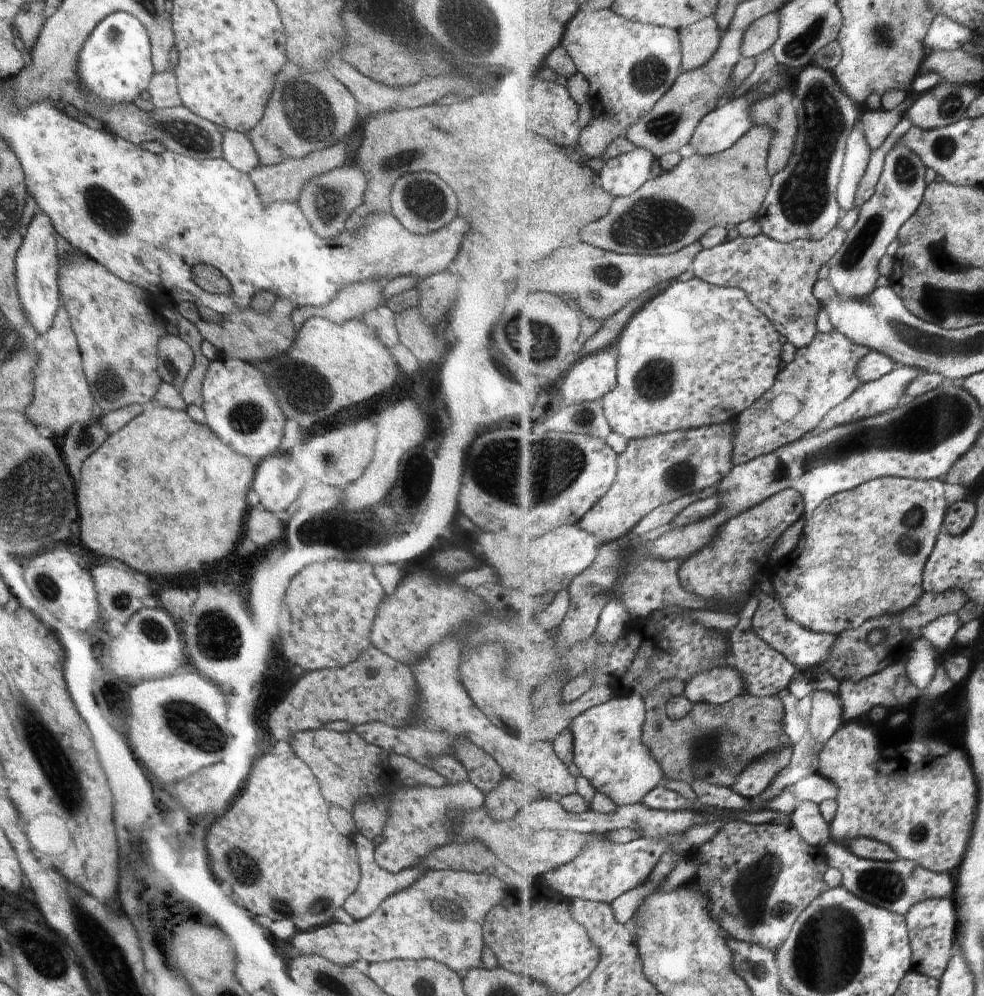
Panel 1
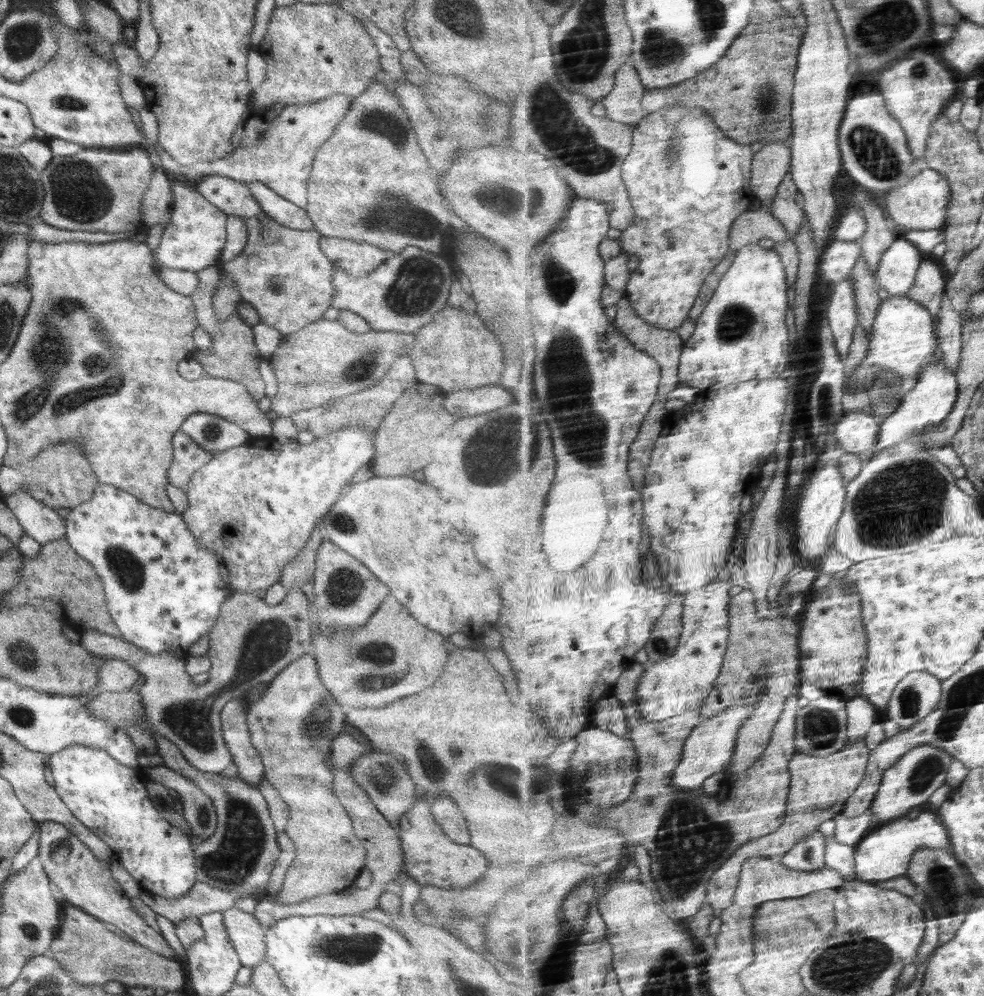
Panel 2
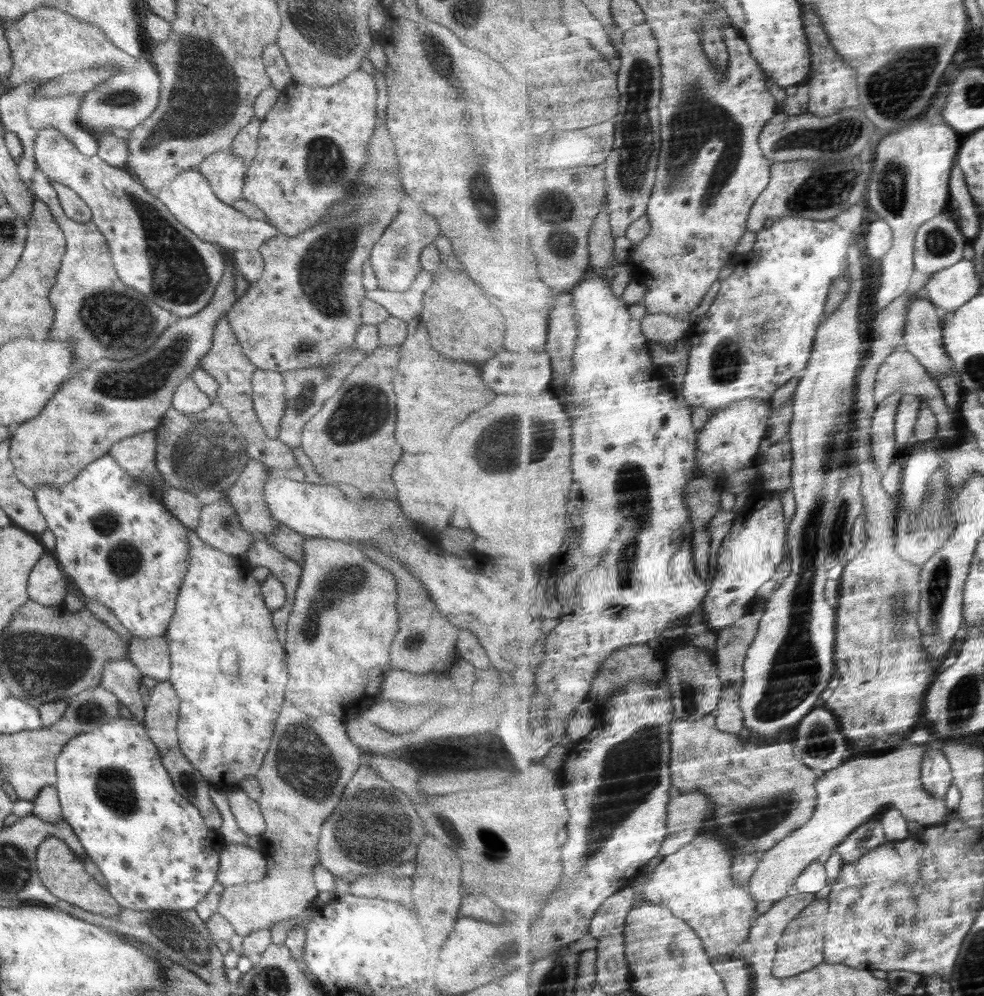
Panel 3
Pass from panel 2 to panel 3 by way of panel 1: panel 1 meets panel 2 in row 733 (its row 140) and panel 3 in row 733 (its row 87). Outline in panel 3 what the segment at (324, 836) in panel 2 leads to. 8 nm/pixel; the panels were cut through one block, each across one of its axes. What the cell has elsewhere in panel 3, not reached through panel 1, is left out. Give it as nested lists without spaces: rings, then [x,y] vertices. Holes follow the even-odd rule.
[[[284,704],[275,726],[274,738],[264,755],[260,770],[254,776],[261,788],[258,804],[266,824],[266,832],[260,836],[261,854],[268,863],[266,876],[264,880],[258,882],[225,886],[217,908],[217,912],[232,924],[235,932],[241,937],[255,930],[271,930],[278,922],[294,923],[308,906],[315,904],[319,890],[314,882],[314,865],[320,863],[318,839],[321,827],[340,802],[345,786],[361,765],[363,754],[356,744],[348,740],[342,722],[334,716],[322,716],[320,720],[310,720],[306,712],[290,704]]]

